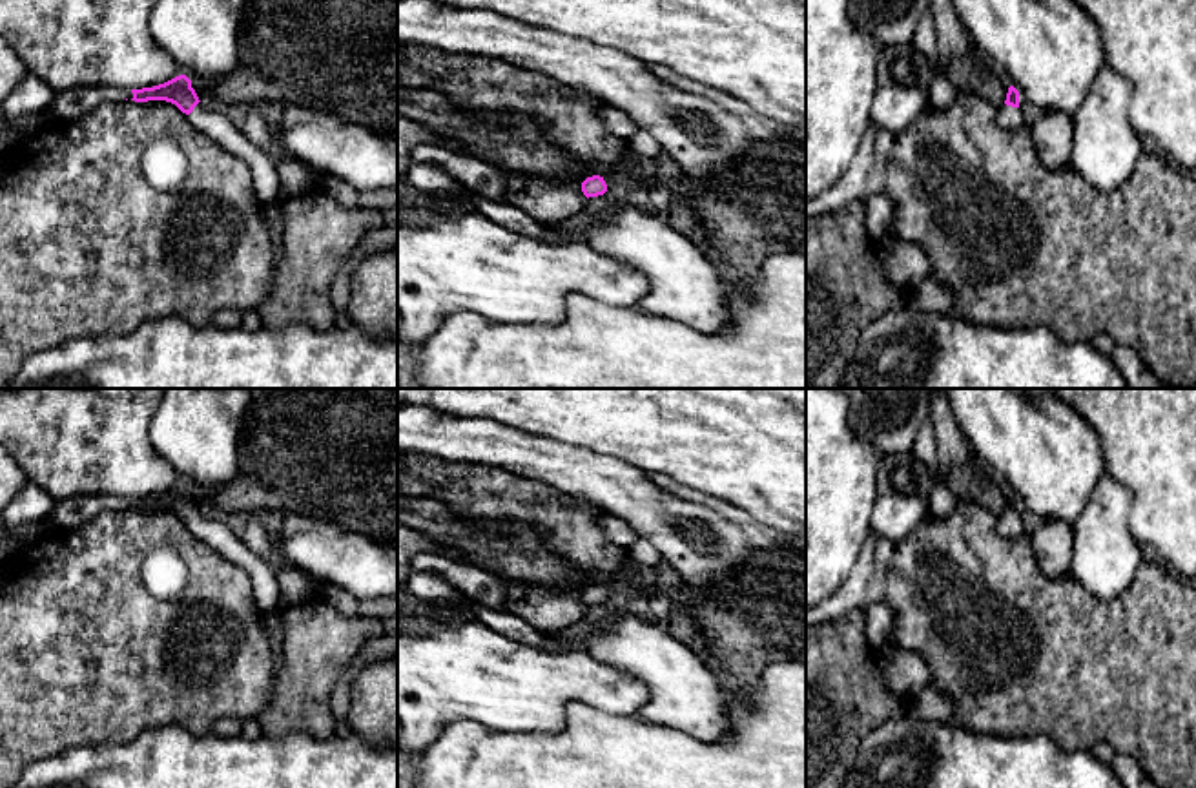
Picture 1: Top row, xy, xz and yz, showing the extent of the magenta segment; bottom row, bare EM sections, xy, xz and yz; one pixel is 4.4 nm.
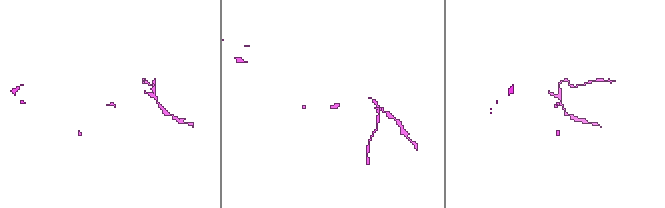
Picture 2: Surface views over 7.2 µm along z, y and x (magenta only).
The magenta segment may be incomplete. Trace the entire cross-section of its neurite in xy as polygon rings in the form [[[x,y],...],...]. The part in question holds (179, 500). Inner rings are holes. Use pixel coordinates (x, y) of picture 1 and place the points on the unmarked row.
[[[179,483],[164,492],[142,498],[104,494],[71,496],[57,502],[55,509],[40,522],[51,529],[71,531],[104,511],[122,511],[126,507],[135,511],[166,509],[186,524],[201,511],[191,496],[191,489],[186,483]]]

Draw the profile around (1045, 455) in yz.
[[[943,389],[950,399],[957,425],[974,449],[979,463],[986,465],[1026,509],[1043,520],[1076,522],[1096,483],[1107,476],[1105,456],[1092,427],[1059,396],[1050,390],[1030,396],[1023,389]]]

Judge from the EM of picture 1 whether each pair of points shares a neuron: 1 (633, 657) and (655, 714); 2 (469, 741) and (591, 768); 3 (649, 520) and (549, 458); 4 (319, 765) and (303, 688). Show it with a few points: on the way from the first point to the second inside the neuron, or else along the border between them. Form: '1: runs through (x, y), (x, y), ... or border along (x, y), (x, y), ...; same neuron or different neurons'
1: runs through (648, 672), (657, 681), (657, 699); same neuron
2: runs through (500, 768), (560, 768); same neuron
3: runs through (624, 495), (602, 478), (575, 471); same neuron
4: border along (334, 734), (268, 736); different neurons

